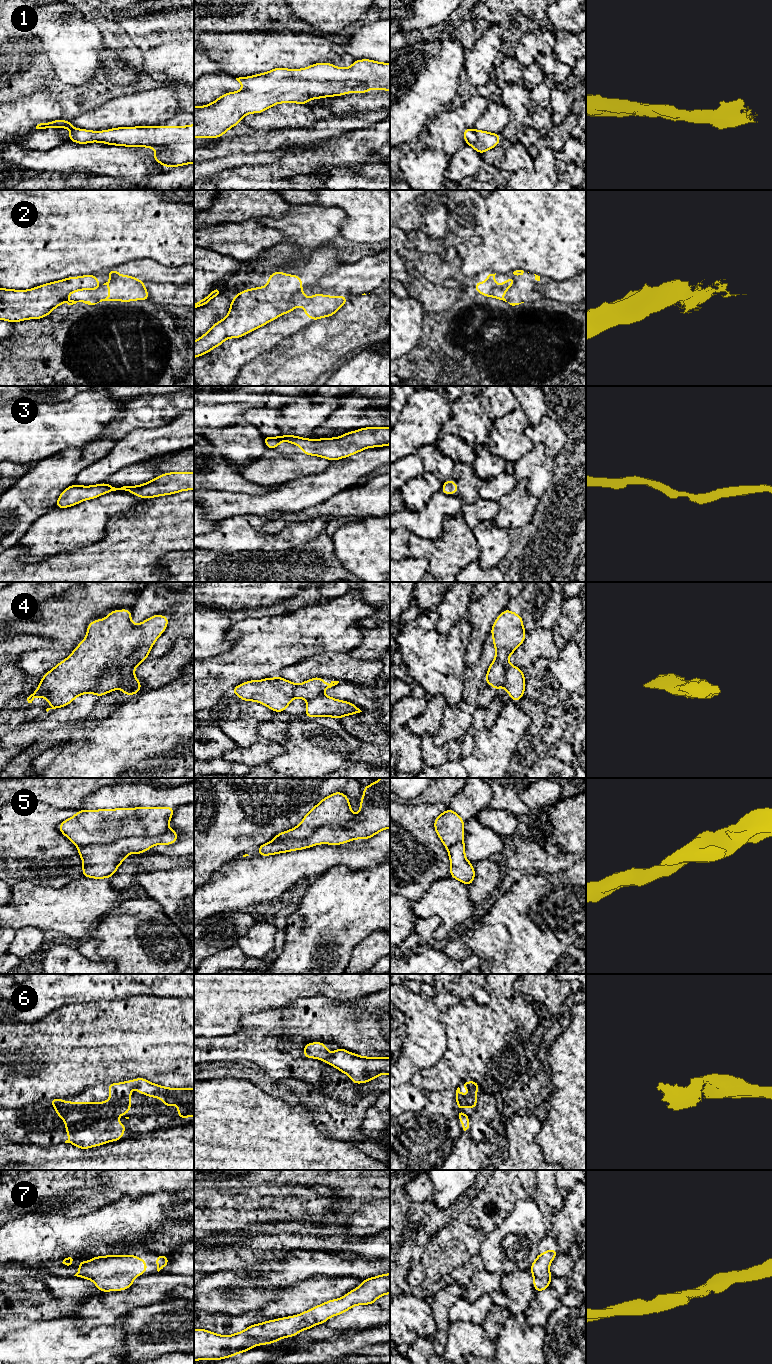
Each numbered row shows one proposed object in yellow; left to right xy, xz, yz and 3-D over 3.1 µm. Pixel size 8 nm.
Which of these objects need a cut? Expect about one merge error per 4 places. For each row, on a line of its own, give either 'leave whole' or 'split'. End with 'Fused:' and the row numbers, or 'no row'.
1: leave whole
2: split
3: leave whole
4: split
5: split
6: leave whole
7: leave whole
Fused: 2, 4, 5

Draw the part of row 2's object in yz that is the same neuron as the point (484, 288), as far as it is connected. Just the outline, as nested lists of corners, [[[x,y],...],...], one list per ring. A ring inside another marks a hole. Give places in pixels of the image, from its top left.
[[[489,274],[487,276],[487,280],[483,283],[480,283],[478,281],[475,282],[475,290],[476,292],[484,295],[485,297],[489,297],[491,290],[495,287],[510,287],[514,284],[514,279],[512,276],[509,276],[508,280],[506,282],[502,282],[501,285],[497,285],[495,283],[495,274]]]

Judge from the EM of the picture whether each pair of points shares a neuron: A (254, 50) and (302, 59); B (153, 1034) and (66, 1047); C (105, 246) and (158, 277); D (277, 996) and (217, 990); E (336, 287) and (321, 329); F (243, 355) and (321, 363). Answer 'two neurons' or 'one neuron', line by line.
A: one neuron
B: one neuron
C: two neurons
D: one neuron
E: two neurons
F: two neurons

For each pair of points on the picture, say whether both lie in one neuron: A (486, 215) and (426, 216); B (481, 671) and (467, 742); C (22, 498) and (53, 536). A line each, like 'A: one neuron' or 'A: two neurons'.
A: two neurons
B: two neurons
C: two neurons

